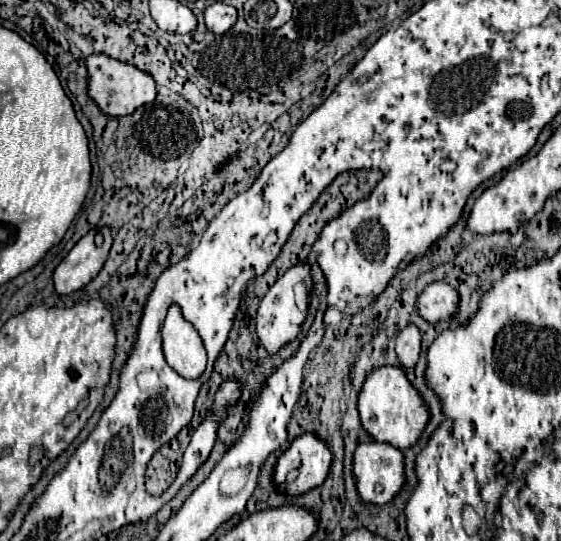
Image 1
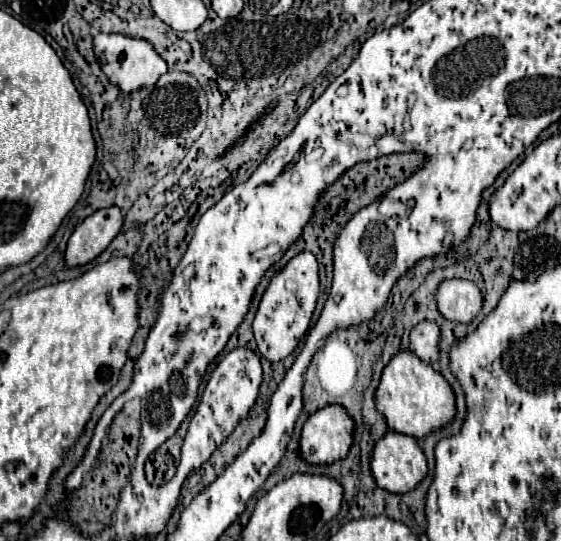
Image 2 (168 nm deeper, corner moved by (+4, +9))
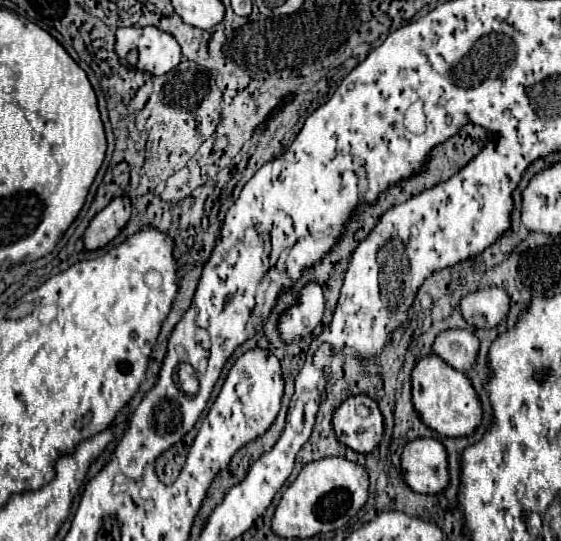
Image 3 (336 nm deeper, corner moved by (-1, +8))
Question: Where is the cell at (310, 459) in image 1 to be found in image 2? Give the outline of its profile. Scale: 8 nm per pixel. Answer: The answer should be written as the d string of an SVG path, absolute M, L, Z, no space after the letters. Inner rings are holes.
M341 404L317 410L303 426L301 456L311 464L329 464L349 454L353 444L355 420Z

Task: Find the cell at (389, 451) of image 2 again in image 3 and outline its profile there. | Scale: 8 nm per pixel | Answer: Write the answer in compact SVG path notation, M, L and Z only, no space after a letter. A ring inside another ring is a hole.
M438 439L408 441L400 455L400 471L416 493L440 493L448 485L446 449Z

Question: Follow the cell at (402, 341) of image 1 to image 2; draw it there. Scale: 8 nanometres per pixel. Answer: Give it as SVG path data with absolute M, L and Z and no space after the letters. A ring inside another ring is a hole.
M421 322L411 332L409 350L423 362L433 364L439 360L439 326L435 322Z

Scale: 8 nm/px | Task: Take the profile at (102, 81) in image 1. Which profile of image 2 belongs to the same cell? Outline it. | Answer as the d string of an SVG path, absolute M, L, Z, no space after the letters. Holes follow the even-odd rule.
M97 34L93 40L95 56L99 58L101 70L109 76L113 84L117 84L123 92L135 92L143 86L153 86L159 76L167 72L167 62L155 52L153 44L141 38L131 38L125 34Z

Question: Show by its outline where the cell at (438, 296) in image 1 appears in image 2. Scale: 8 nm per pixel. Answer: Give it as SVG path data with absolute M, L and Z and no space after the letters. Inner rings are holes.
M445 280L437 290L437 308L447 320L469 324L479 314L481 306L481 290L471 280Z

